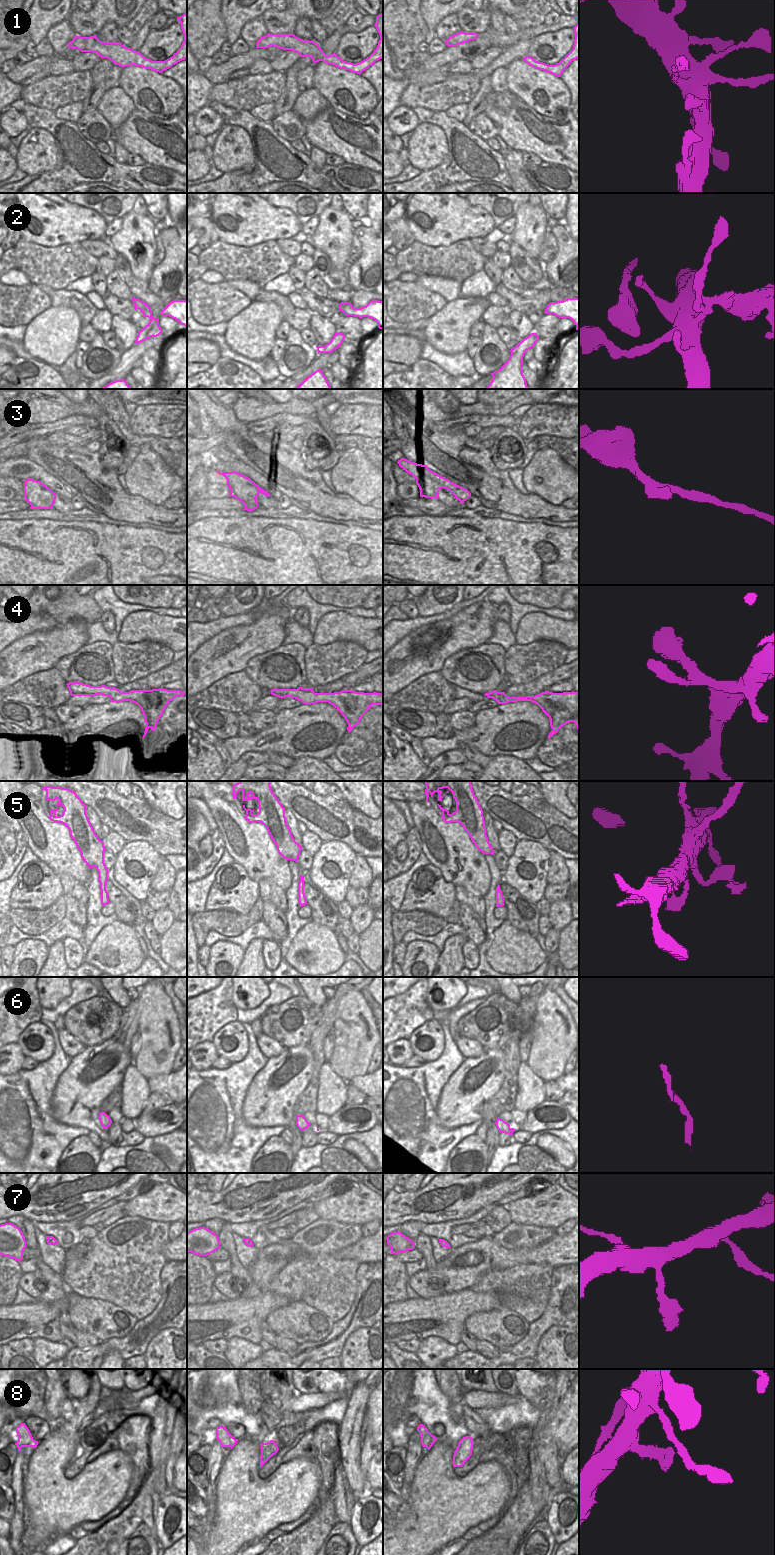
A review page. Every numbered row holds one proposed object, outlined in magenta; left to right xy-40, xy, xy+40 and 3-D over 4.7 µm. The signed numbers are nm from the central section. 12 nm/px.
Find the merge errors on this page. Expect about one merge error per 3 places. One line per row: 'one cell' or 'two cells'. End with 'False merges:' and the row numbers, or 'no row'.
1: one cell
2: two cells
3: two cells
4: one cell
5: one cell
6: one cell
7: one cell
8: one cell
False merges: 2, 3

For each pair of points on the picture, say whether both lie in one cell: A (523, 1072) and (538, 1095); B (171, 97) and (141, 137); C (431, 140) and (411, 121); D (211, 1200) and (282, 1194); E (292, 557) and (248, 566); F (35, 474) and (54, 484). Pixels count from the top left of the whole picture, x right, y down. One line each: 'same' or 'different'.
A: same
B: different
C: different
D: same
E: same
F: same

